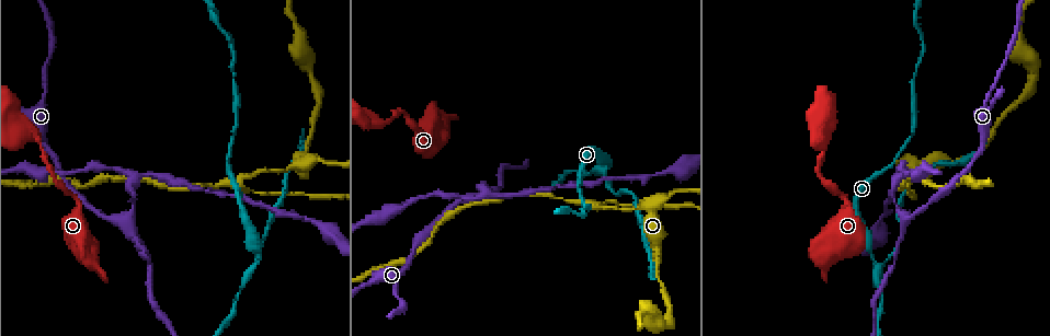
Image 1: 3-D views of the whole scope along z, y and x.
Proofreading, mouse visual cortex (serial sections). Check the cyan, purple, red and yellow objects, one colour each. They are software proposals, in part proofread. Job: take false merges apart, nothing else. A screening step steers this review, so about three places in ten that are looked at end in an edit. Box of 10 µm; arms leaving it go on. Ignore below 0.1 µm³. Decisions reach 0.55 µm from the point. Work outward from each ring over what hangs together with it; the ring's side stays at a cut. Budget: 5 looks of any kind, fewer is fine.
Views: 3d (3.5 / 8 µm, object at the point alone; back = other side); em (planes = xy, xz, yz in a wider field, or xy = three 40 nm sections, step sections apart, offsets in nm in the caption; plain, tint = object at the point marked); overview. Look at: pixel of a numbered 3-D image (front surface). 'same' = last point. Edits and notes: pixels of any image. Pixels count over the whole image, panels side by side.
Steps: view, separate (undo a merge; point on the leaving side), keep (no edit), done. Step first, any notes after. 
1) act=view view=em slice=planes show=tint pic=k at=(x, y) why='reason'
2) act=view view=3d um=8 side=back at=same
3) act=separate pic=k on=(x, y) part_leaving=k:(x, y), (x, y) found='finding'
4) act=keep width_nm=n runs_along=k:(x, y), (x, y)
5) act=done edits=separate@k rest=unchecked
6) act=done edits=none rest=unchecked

act=view view=3d um=3.5 pic=1 at=(898, 178) why='two arms in line, one across'

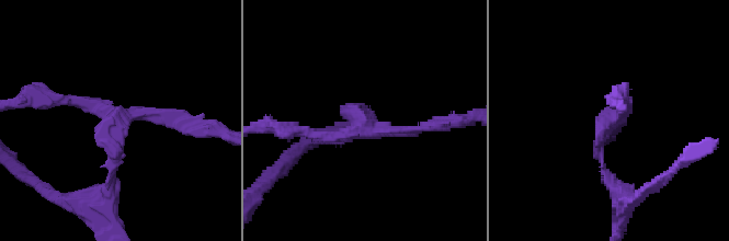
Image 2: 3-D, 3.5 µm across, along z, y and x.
act=view view=em slice=xy step=5 show=tint pic=2 at=(121, 117) arms=3 arm_widths_nm=100,150,150

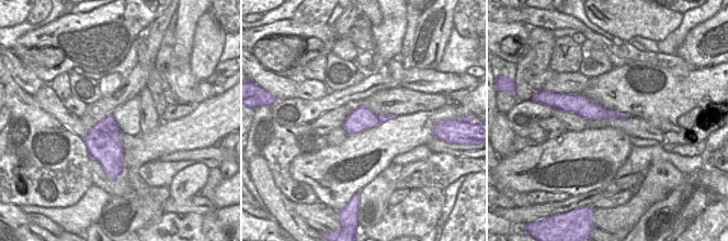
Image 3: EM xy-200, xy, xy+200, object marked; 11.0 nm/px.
act=separate pic=2 on=(413, 133) part_leaving=2:(369, 126), (413, 132), (470, 118) found='a second cell is stuck on'

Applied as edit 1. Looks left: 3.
act=view view=overview

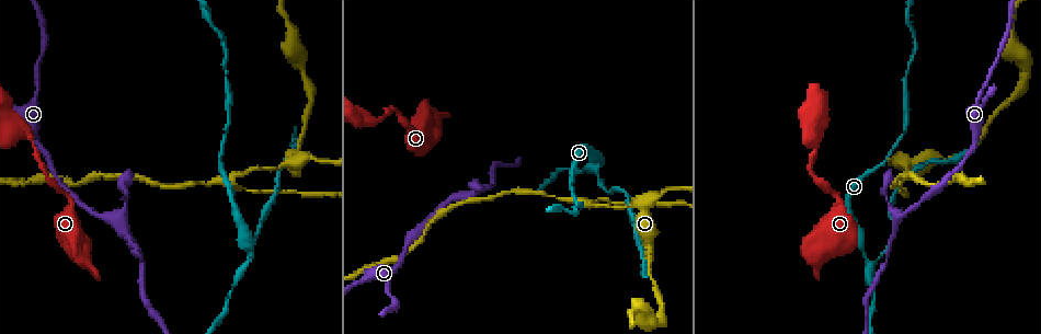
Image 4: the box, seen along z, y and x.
act=view view=3d um=3.5 pic=4 at=(585, 202) why='sharp bend'

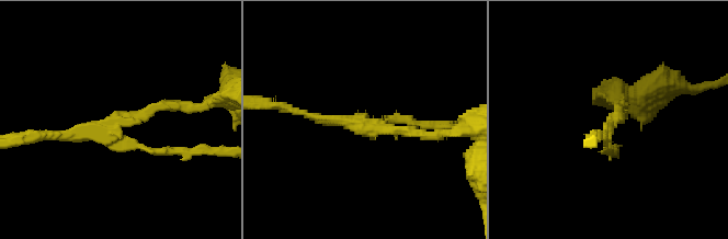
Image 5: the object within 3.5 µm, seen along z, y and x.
act=separate pic=5 on=(160, 151) arm_widths_nm=100,150,150 part_leaving=5:(127, 141), (154, 151), (225, 151) found='a second cell is stuck on'

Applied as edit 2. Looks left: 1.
act=done edits=separate@2,separate@5 rest=unchecked

